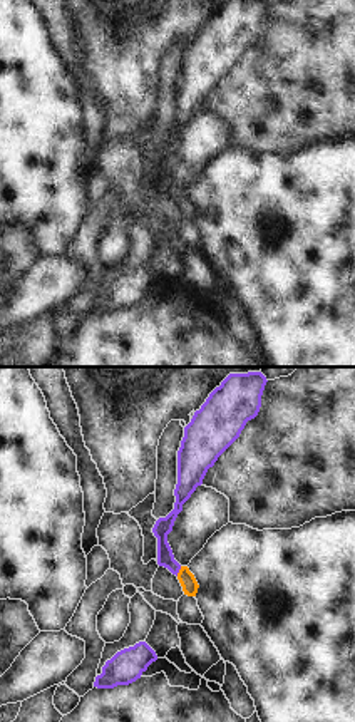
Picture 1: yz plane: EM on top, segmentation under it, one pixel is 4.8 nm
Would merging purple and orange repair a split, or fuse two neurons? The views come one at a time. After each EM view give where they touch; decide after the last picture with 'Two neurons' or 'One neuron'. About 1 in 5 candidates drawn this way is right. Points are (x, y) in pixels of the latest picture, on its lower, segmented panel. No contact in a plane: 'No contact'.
Touches purple at (178, 572).

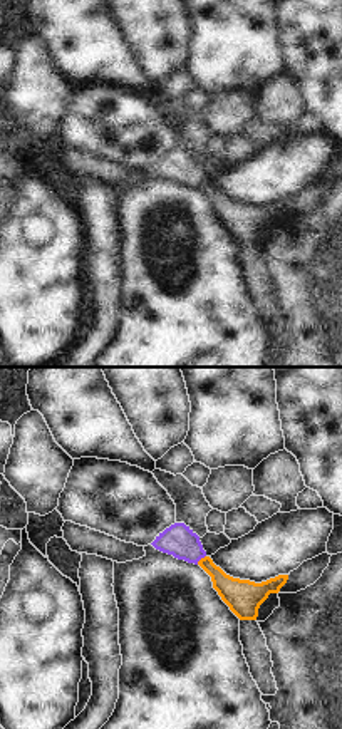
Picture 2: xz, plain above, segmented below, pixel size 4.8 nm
Touches purple at (200, 558).

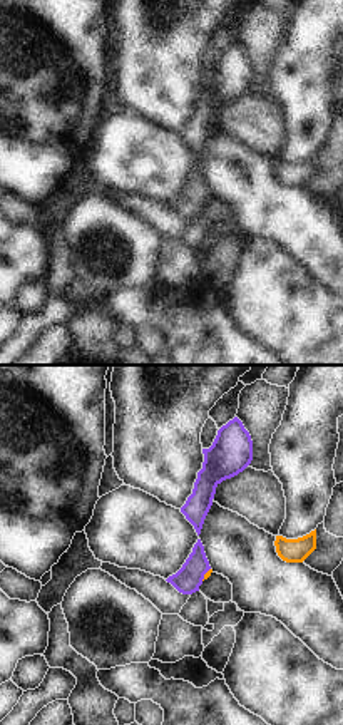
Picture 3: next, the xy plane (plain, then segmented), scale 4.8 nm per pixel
Touches purple at (204, 573).

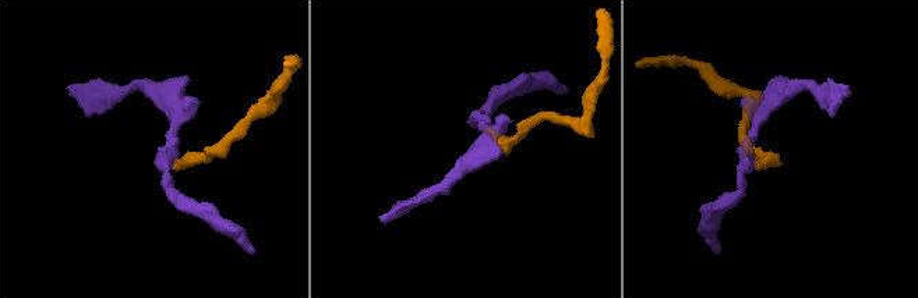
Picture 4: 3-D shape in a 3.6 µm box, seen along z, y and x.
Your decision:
Two neurons.

